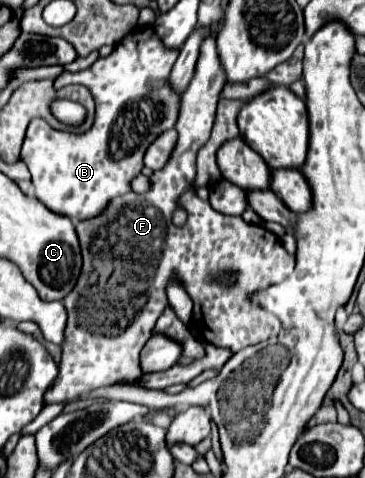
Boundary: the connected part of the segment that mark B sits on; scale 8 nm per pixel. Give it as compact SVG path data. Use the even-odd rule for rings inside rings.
M136 28L118 42L118 46L114 48L110 56L96 60L90 68L82 72L74 72L74 74L64 72L62 76L54 80L56 90L68 84L86 86L92 92L94 102L96 102L96 120L94 120L94 126L86 134L70 134L70 132L54 130L42 118L36 118L30 122L26 130L24 146L22 146L22 160L32 174L34 194L38 200L42 200L52 212L64 214L72 220L86 220L86 218L98 216L108 206L110 198L130 192L130 180L140 174L140 168L144 166L142 158L150 142L160 132L170 130L176 124L180 98L168 86L168 74L176 56L178 56L178 50L166 50L152 28L146 28L146 30ZM142 100L152 104L152 108L146 114L144 112L138 114L138 106L142 108Z

